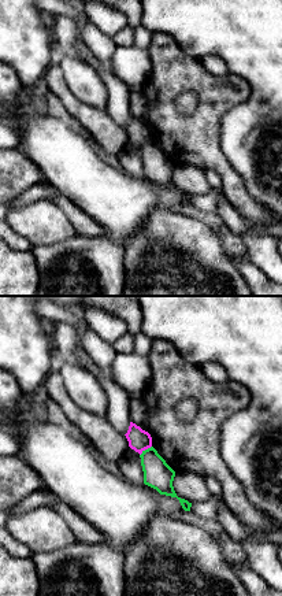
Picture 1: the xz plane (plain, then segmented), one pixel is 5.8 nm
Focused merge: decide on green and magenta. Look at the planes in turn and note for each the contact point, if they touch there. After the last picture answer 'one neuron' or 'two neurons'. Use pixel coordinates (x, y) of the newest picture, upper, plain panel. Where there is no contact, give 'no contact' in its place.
(145, 143)

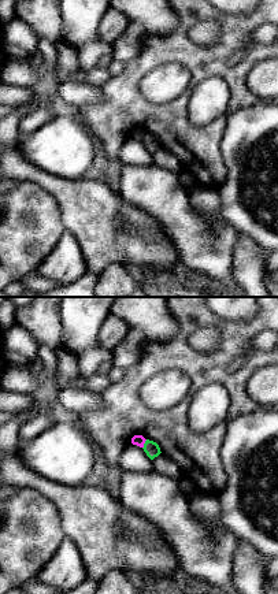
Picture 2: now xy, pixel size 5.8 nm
(144, 137)

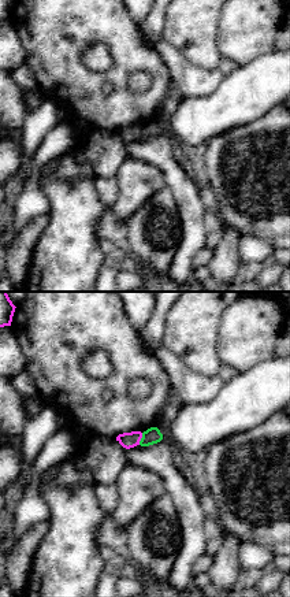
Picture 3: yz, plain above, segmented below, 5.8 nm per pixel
(141, 132)

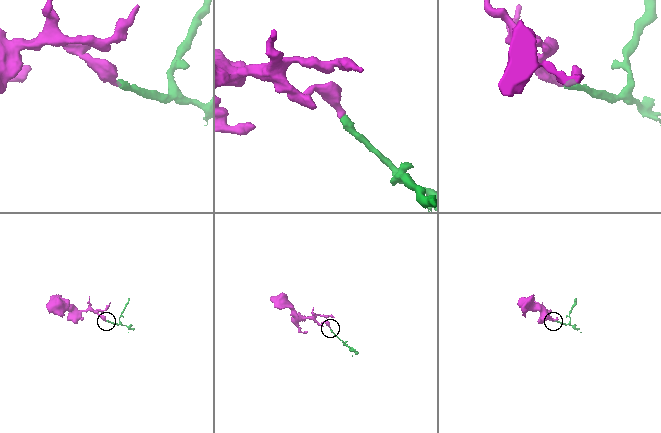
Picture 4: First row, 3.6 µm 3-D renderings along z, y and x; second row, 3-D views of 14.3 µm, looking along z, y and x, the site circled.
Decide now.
two neurons

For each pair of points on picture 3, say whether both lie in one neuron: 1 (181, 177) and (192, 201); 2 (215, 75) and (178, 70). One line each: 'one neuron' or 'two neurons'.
1: one neuron
2: one neuron

